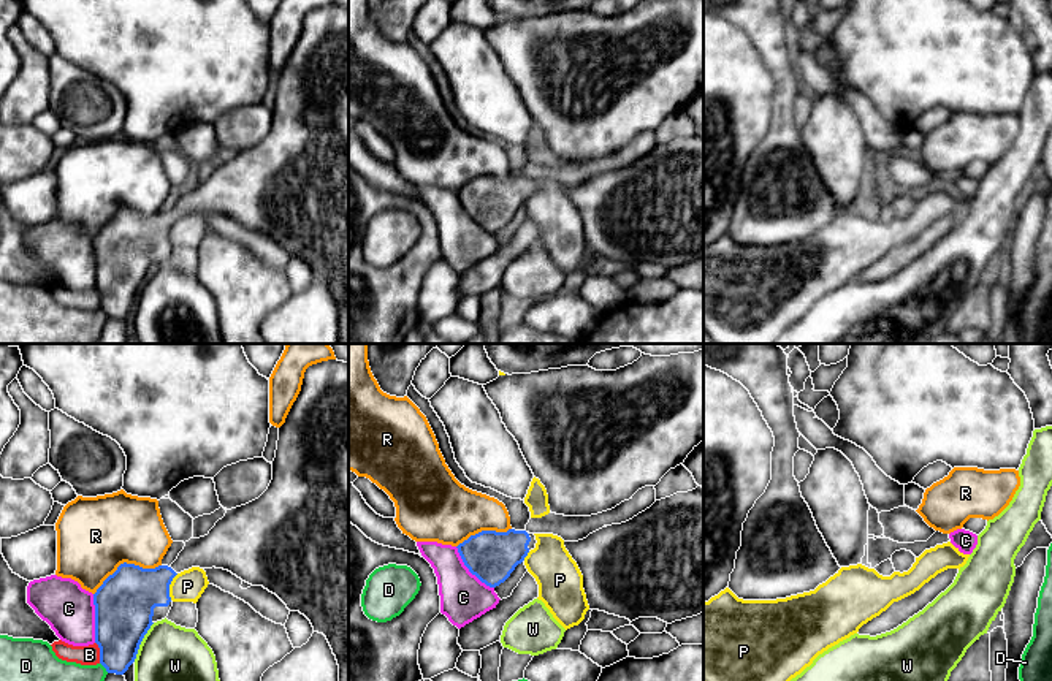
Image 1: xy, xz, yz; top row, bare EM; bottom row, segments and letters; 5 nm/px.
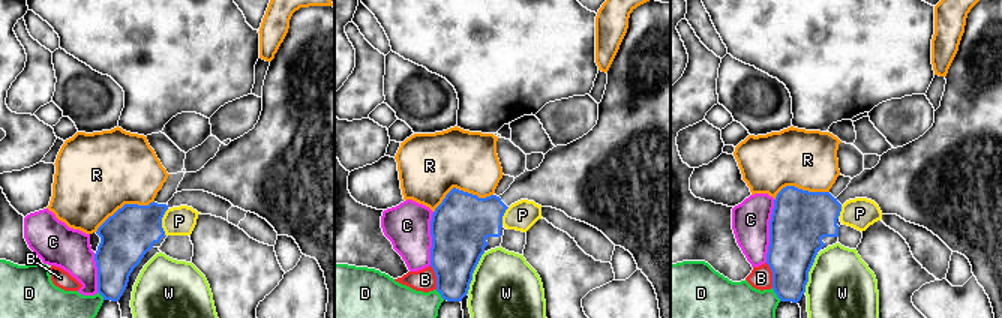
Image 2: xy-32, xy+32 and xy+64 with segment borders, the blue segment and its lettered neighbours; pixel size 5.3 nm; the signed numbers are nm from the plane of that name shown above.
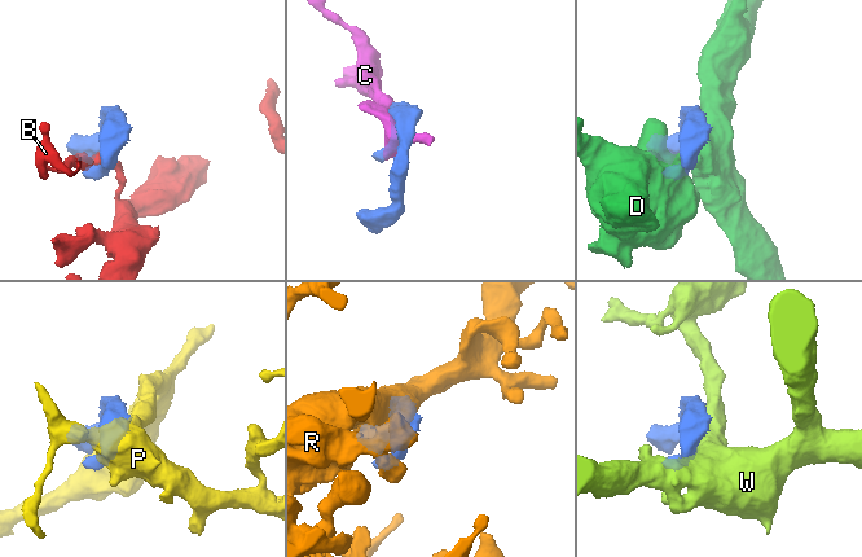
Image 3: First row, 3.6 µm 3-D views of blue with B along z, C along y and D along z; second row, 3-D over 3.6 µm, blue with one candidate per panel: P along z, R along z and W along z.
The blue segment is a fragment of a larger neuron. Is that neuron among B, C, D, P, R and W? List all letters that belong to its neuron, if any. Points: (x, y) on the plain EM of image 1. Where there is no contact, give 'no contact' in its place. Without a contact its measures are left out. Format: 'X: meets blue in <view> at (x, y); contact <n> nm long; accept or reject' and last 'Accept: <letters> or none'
B: meets blue in xy at (100, 298); contact 110 nm long; reject
C: meets blue in xz at (469, 216); contact 300 nm long; reject
D: meets blue in xy at (103, 311); contact 70 nm long; reject
P: meets blue in xy at (168, 232); contact 140 nm long; reject
R: meets blue in xy at (125, 208); contact 380 nm long; reject
W: meets blue in xy at (141, 285); contact 220 nm long; reject
Accept: none

